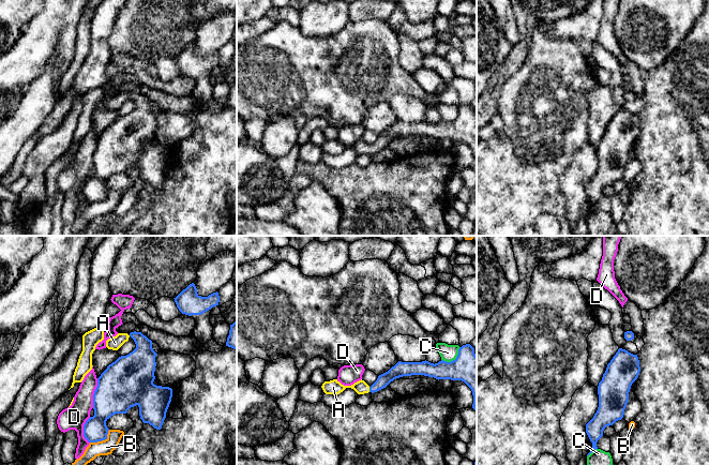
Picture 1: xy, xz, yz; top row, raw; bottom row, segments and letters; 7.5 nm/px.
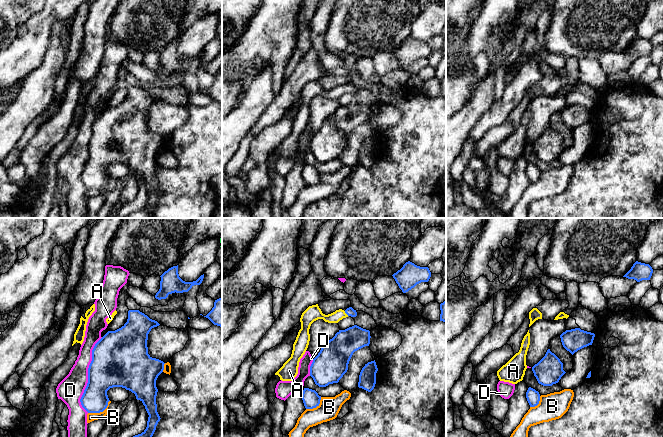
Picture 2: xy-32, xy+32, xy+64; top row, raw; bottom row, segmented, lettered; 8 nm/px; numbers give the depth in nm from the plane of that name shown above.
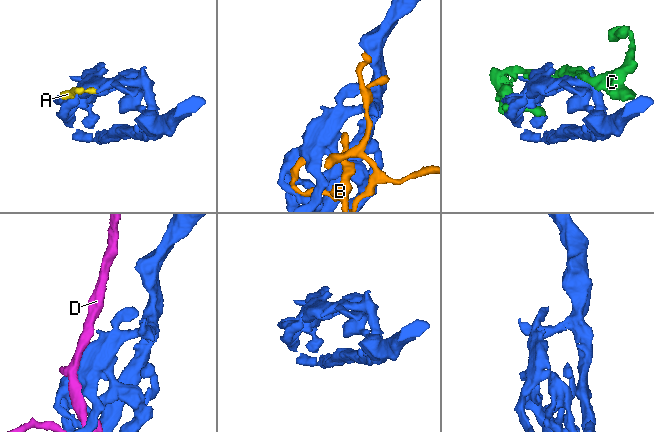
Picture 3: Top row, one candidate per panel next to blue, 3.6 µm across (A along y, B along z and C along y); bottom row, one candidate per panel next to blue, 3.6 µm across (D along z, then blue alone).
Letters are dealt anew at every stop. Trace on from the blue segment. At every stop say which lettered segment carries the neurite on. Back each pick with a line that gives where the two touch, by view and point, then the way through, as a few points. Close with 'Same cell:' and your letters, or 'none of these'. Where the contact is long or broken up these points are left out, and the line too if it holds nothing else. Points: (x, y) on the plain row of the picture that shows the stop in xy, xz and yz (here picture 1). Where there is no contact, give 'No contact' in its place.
A: Touches blue at xz (370, 149). Path across: xz (397, 131), (370, 149), (361, 147)
Same cell: A

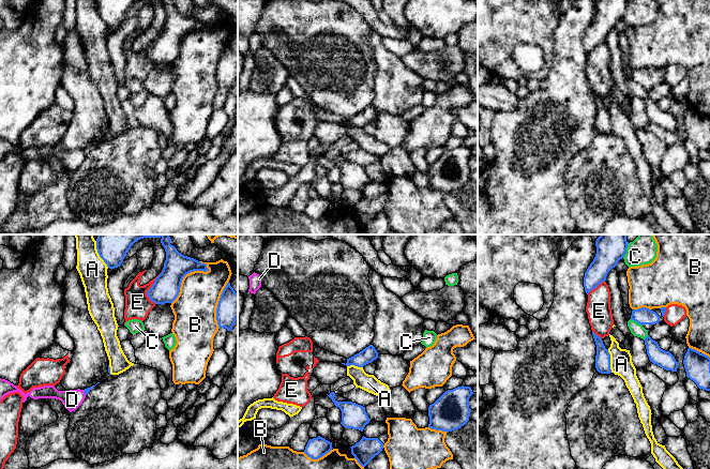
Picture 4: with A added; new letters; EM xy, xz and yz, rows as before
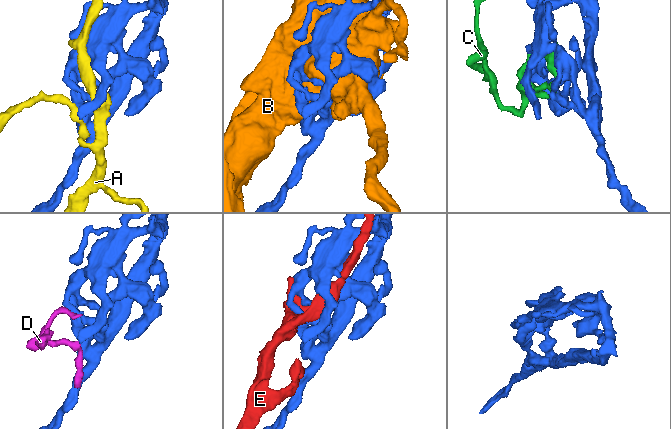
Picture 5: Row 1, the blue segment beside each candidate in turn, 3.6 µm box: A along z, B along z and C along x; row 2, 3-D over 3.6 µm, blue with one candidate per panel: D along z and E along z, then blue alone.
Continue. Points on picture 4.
Same cell: none of these

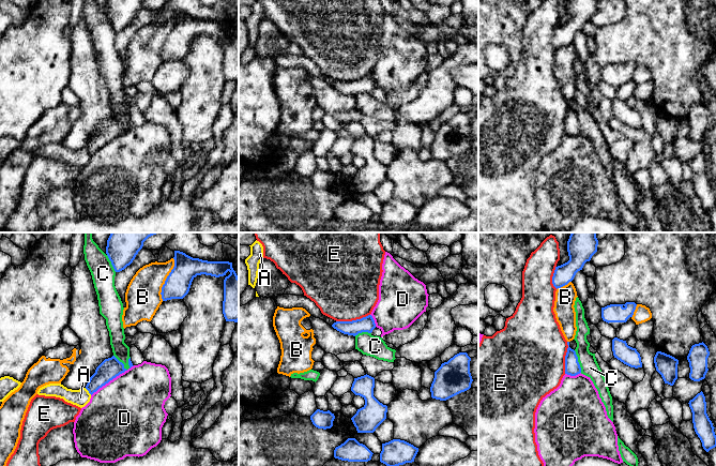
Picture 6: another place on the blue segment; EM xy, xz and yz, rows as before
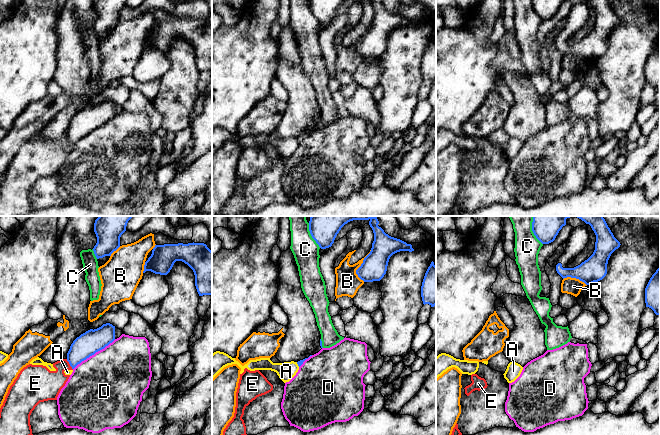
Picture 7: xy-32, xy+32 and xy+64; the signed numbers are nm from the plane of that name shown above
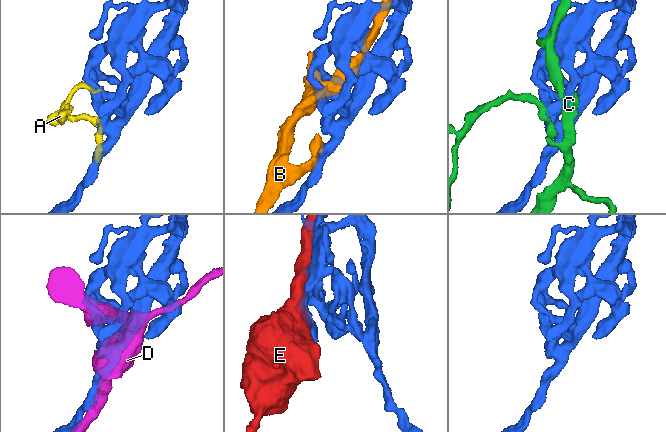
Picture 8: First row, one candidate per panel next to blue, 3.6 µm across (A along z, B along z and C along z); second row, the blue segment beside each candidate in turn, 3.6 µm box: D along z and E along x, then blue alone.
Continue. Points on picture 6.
Same cell: none of these

